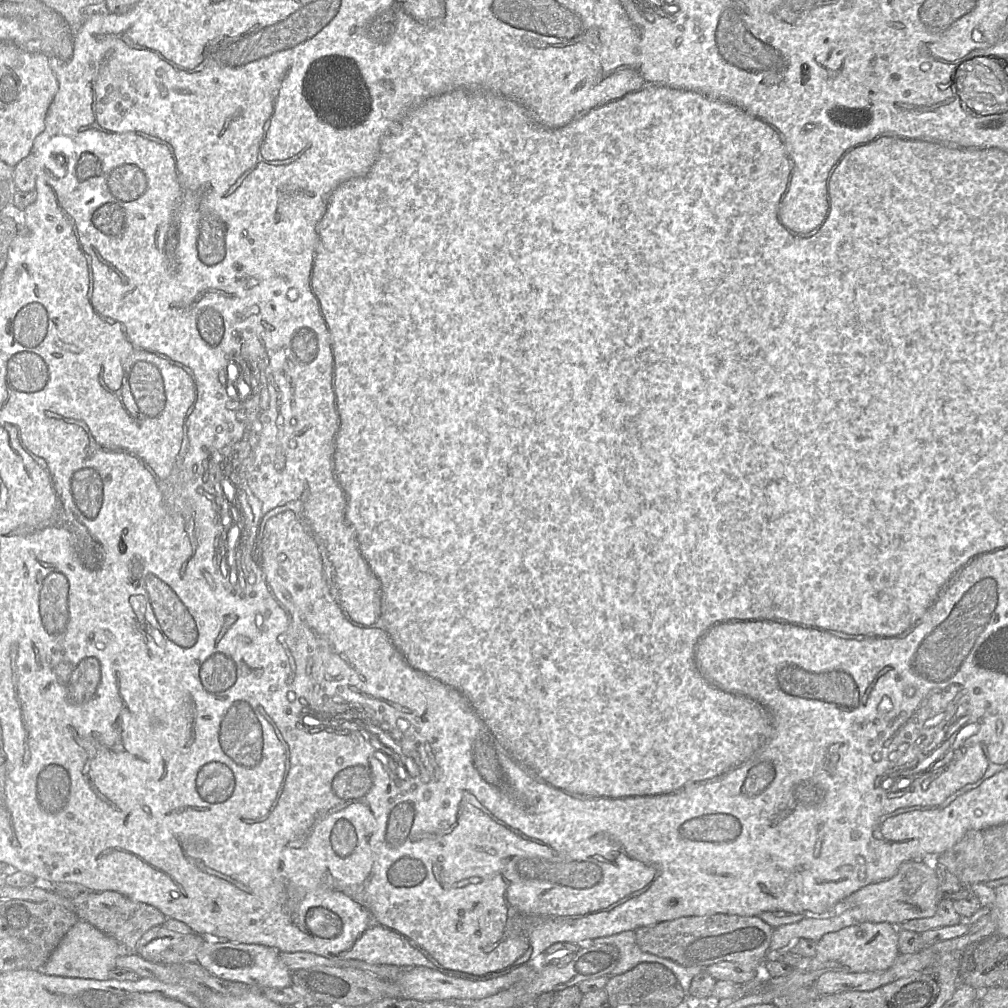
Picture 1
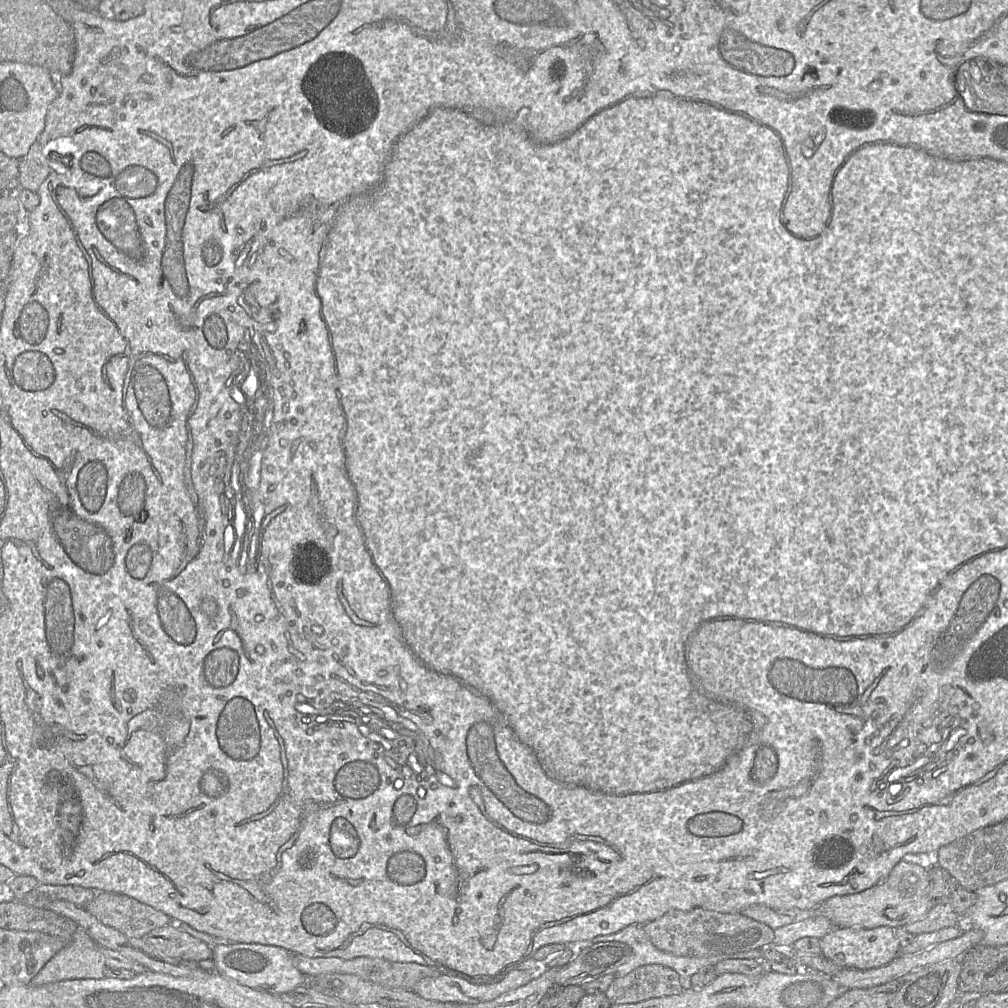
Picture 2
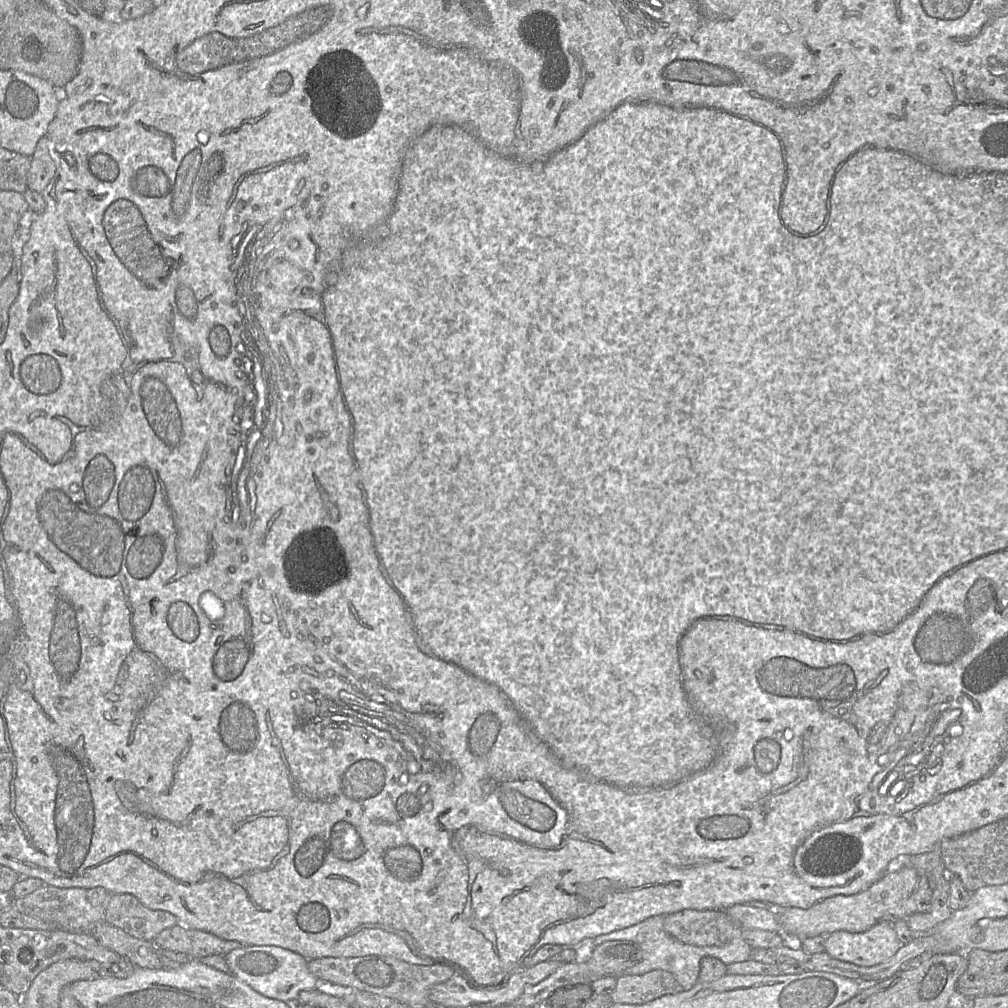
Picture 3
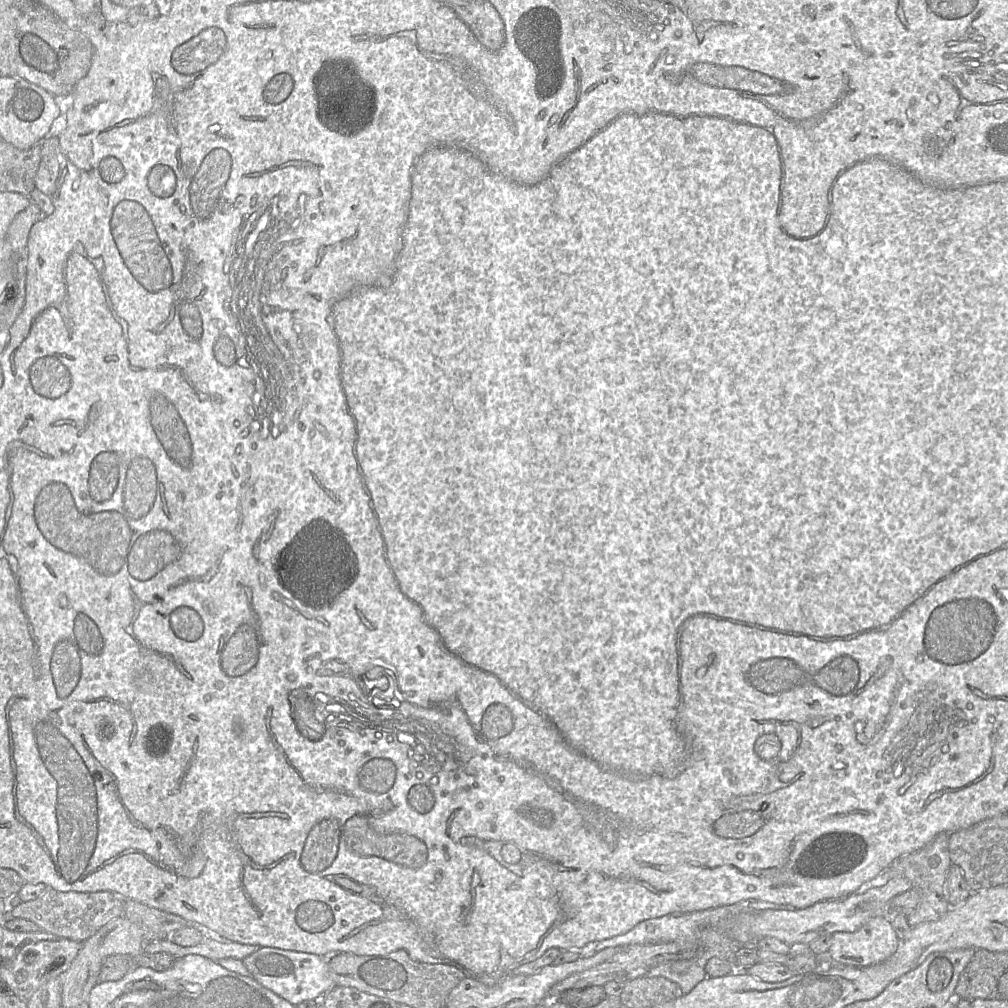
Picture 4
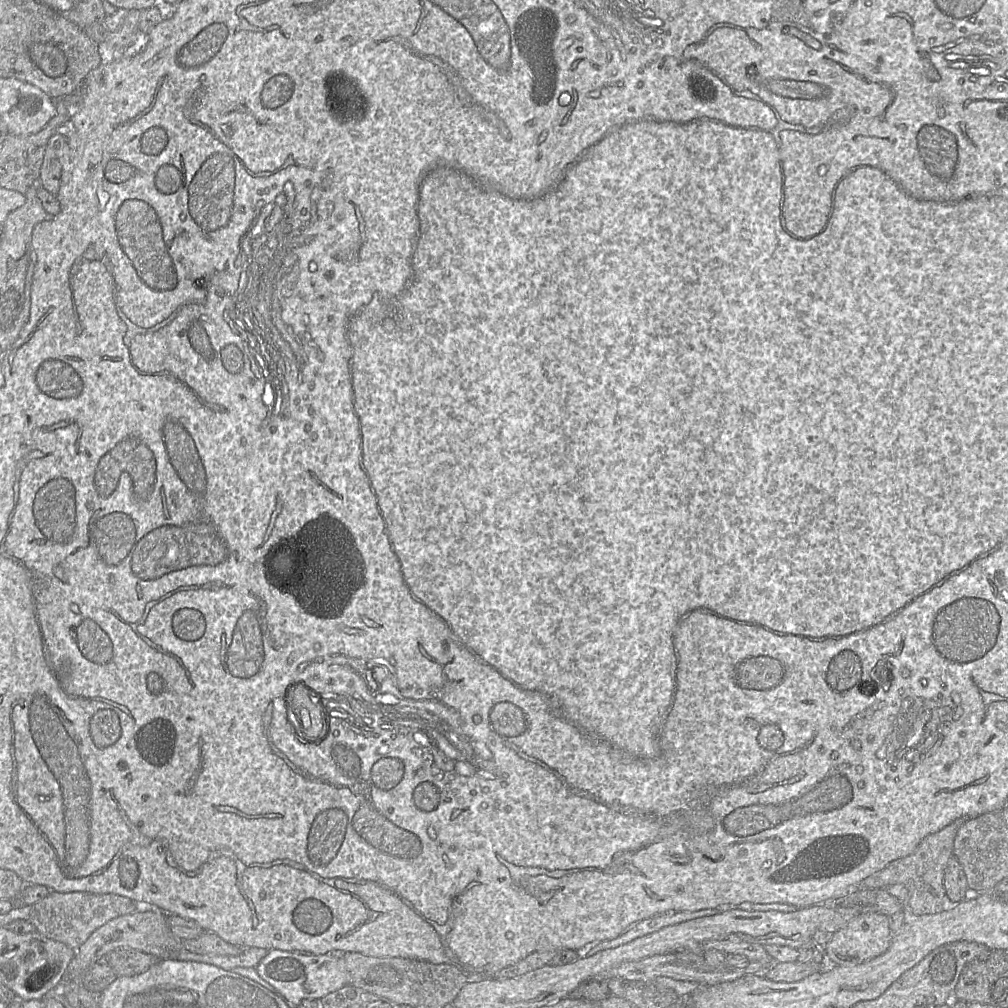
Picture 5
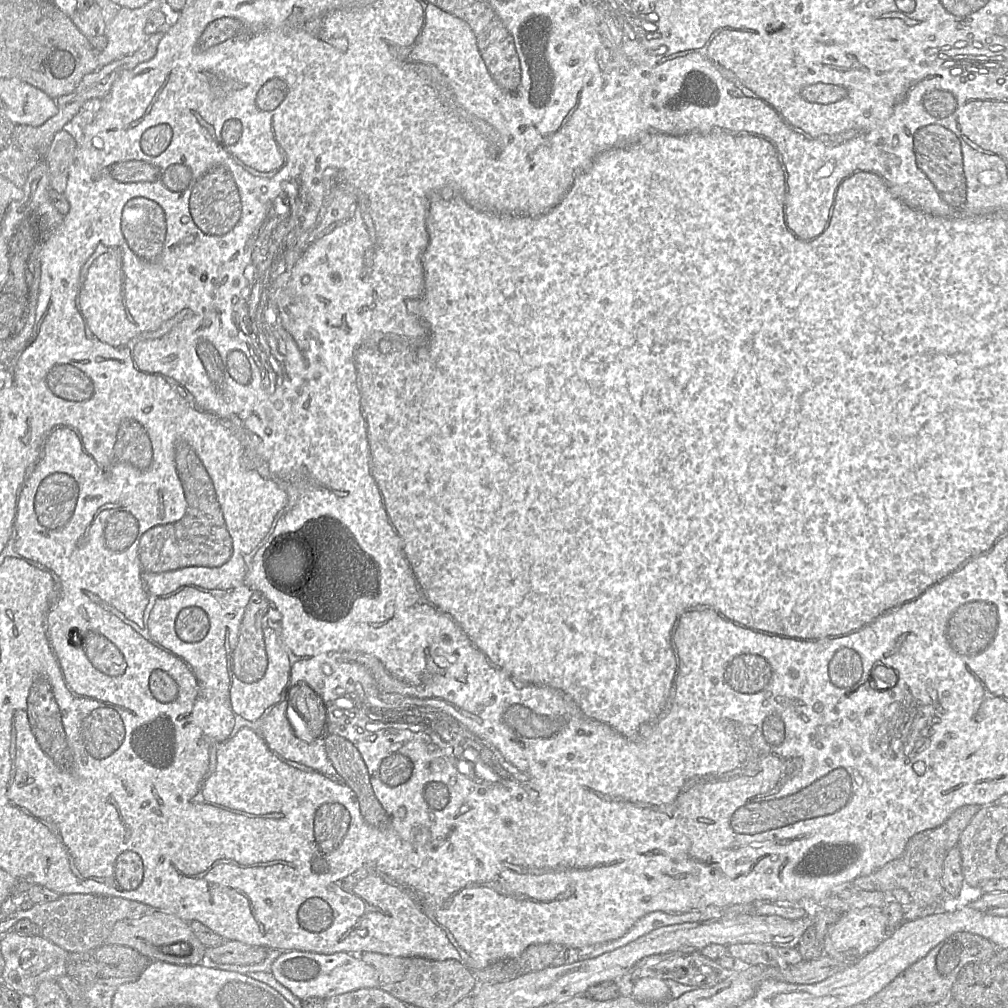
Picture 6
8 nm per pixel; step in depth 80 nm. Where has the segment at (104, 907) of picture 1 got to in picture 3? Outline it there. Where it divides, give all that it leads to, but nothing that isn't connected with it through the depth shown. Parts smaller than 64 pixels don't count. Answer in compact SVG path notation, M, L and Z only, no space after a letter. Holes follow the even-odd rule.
M128 893L111 894L104 921L146 941L153 941L164 929L179 923L172 913L149 909Z

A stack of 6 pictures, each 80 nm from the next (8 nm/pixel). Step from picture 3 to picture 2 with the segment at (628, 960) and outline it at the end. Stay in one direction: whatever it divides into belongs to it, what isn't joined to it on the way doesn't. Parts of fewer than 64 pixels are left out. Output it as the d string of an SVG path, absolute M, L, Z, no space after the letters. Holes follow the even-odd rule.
M622 942L595 943L577 954L556 972L555 984L582 985L606 974L615 973L632 955L629 945Z

